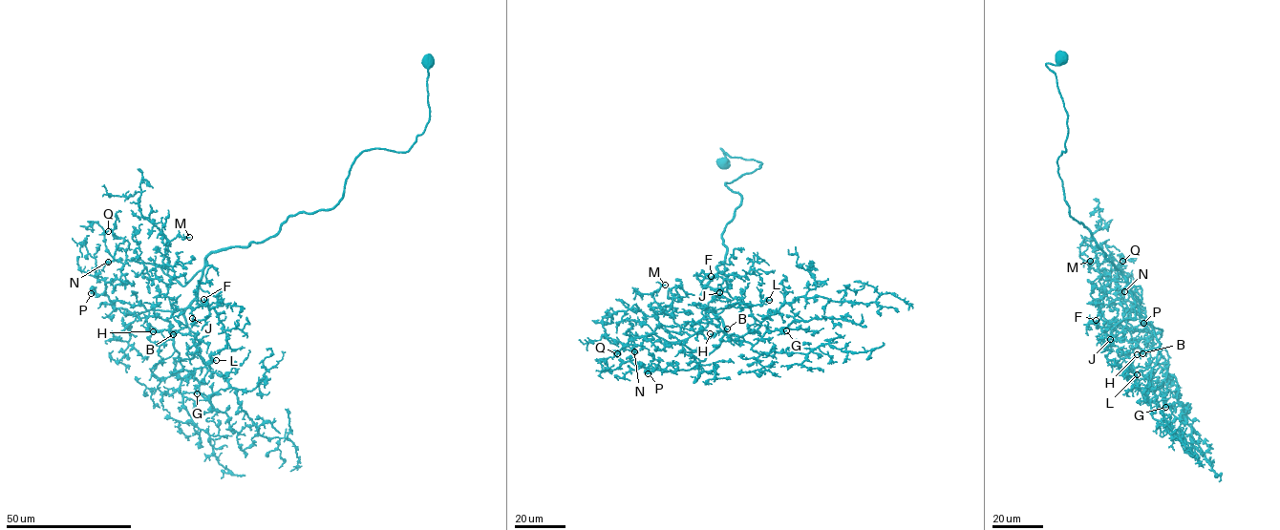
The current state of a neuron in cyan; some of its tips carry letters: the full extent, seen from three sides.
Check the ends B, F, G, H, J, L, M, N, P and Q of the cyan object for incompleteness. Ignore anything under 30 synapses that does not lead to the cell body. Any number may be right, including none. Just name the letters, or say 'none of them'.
B

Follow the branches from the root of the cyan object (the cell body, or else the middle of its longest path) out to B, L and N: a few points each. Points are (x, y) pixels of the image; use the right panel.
B: (1059, 59), (1046, 66), (1067, 114), (1056, 161), (1064, 200), (1120, 270), (1159, 342), (1142, 353)
L: (1059, 59), (1046, 66), (1067, 114), (1056, 161), (1070, 216), (1120, 270), (1159, 343), (1161, 358), (1137, 374)
N: (1059, 59), (1046, 66), (1067, 114), (1056, 161), (1064, 200), (1141, 304), (1141, 286), (1117, 288), (1124, 291)

